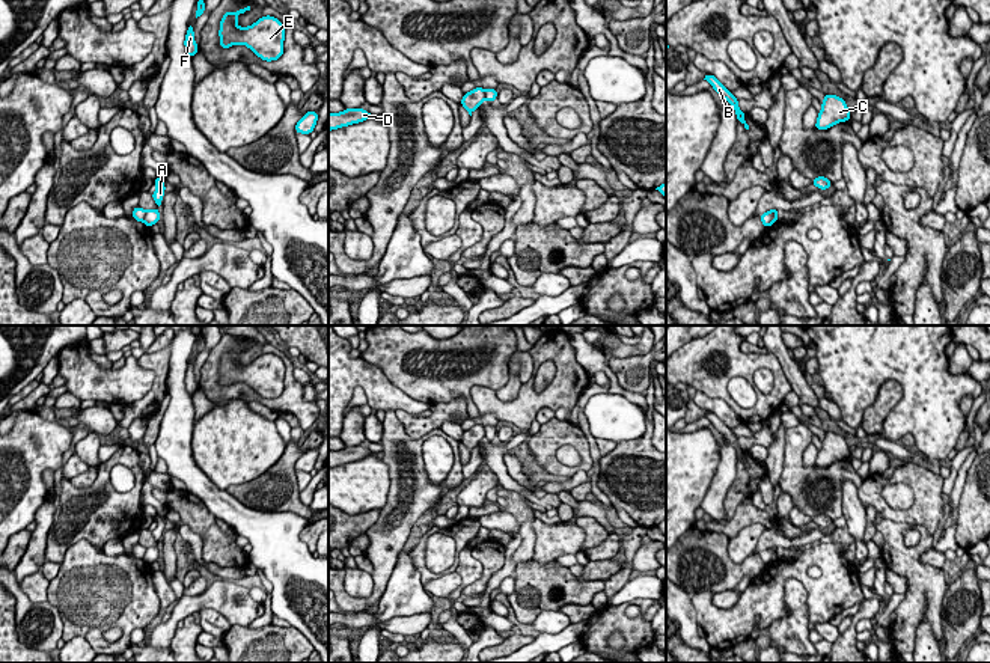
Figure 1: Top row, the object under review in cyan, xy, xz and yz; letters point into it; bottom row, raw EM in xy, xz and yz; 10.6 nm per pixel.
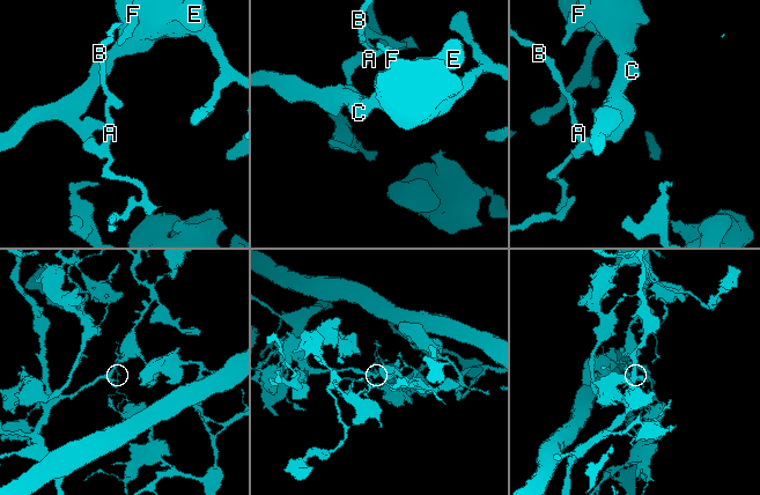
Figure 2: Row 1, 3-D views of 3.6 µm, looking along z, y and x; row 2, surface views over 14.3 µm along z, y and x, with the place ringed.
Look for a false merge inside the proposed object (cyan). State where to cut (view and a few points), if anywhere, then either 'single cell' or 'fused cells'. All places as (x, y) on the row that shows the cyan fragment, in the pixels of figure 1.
cut xy (146, 211), (142, 220); fused cells

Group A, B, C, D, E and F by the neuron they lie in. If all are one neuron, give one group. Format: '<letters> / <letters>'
A B / C D E F

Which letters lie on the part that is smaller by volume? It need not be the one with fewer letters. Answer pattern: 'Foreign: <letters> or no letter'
Foreign: A, B

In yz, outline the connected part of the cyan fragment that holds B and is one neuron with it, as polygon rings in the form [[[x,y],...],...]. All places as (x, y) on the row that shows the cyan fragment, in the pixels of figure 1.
[[[707,74],[705,78],[713,89],[723,98],[726,99],[732,108],[735,110],[737,115],[737,121],[741,122],[744,125],[746,130],[749,130],[749,125],[744,121],[746,113],[743,113],[738,107],[738,99],[731,93],[731,90],[728,90],[714,75]]]

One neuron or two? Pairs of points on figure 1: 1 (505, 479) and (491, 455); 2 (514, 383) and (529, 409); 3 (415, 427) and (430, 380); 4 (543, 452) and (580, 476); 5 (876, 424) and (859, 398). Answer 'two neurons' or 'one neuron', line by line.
1: one neuron
2: two neurons
3: two neurons
4: two neurons
5: two neurons

